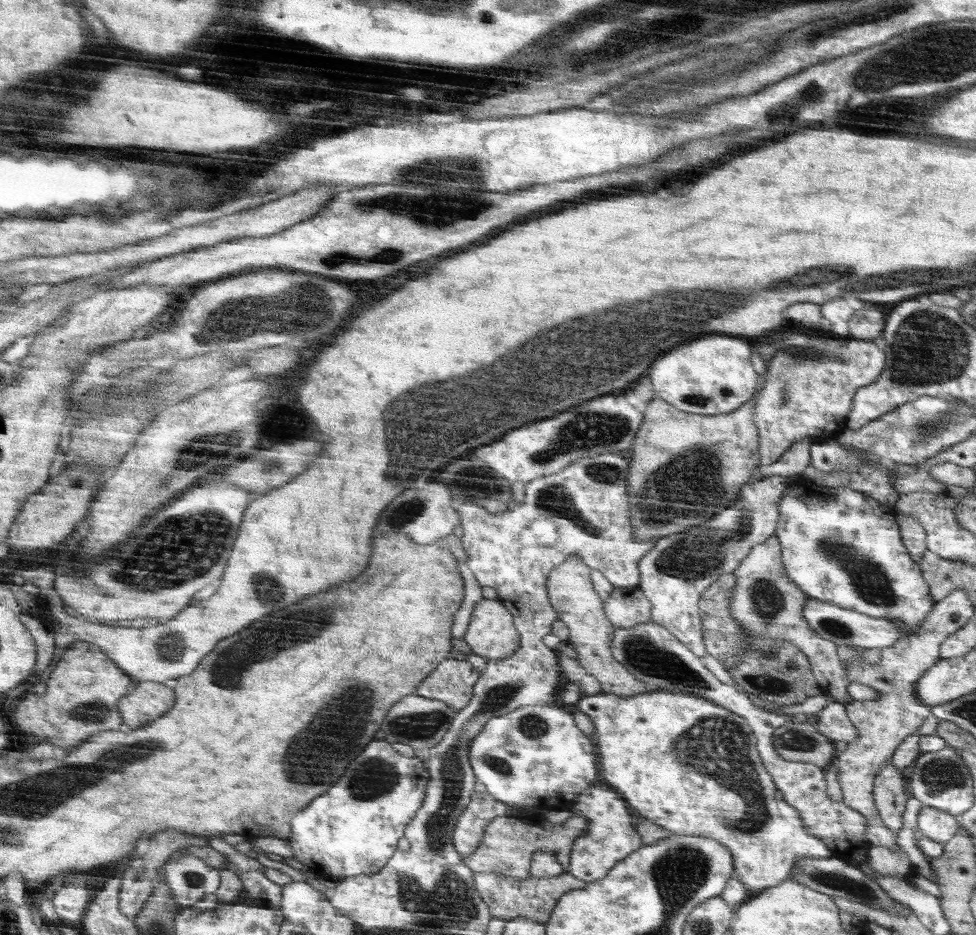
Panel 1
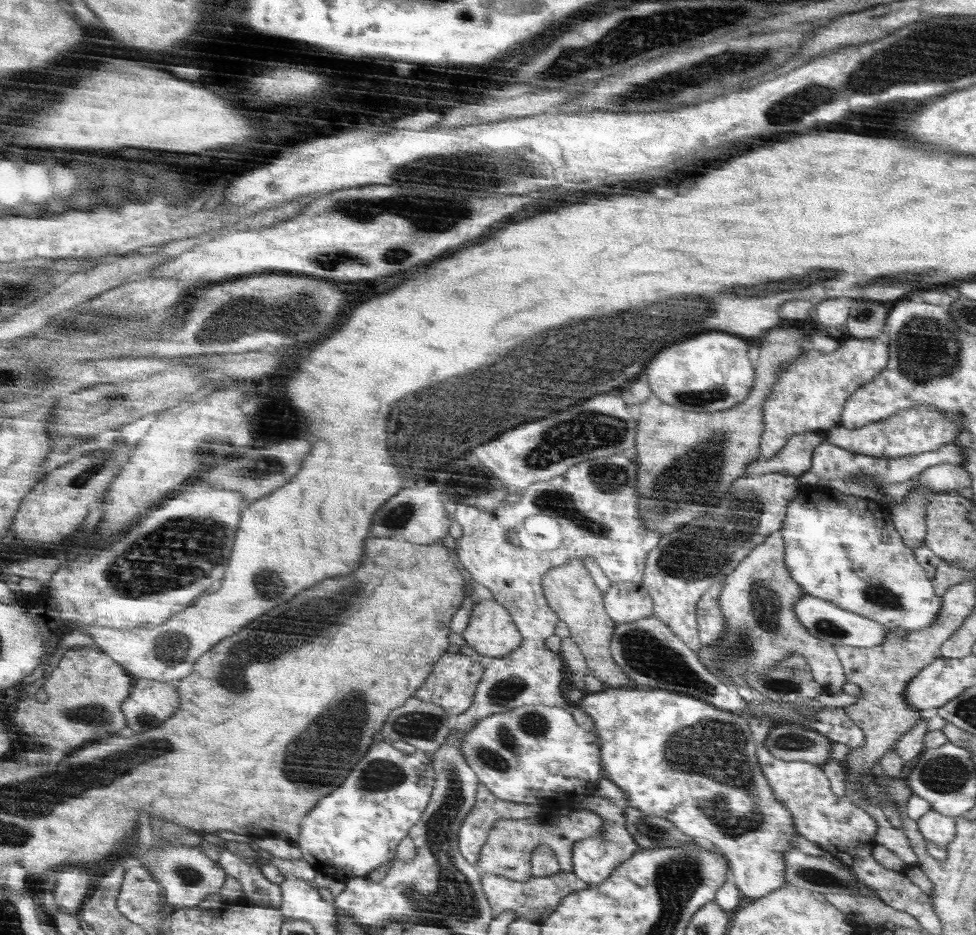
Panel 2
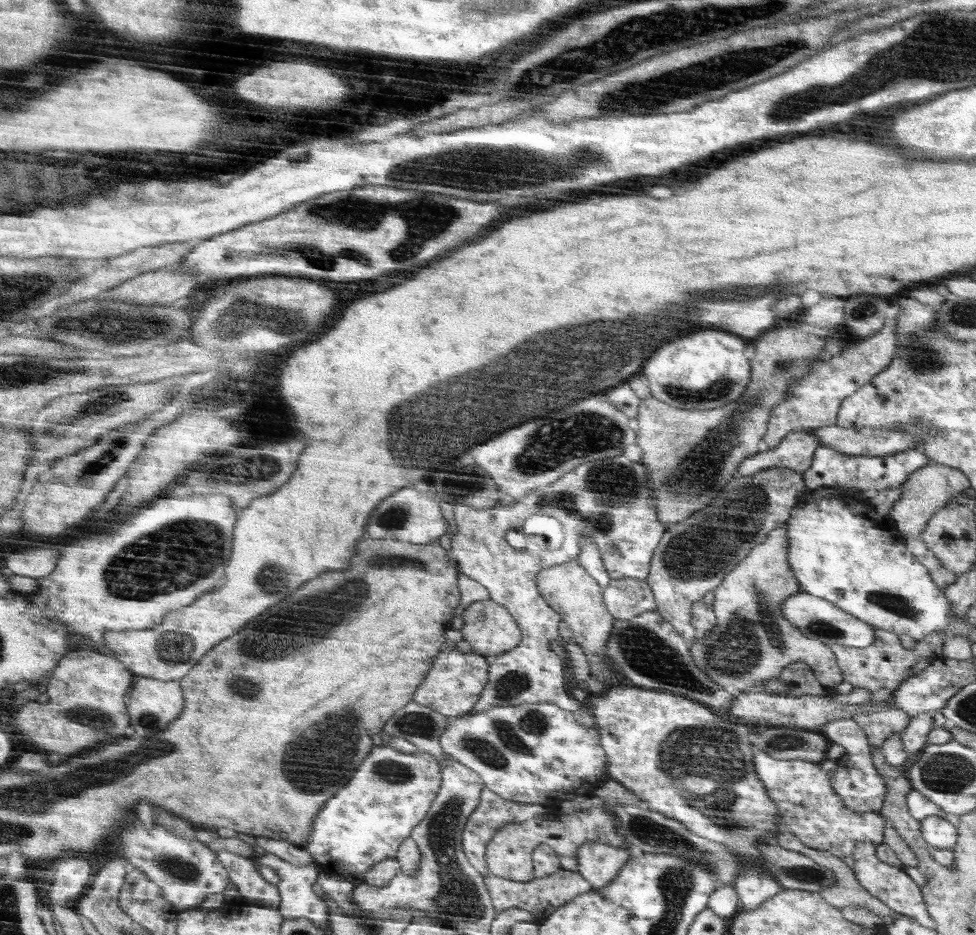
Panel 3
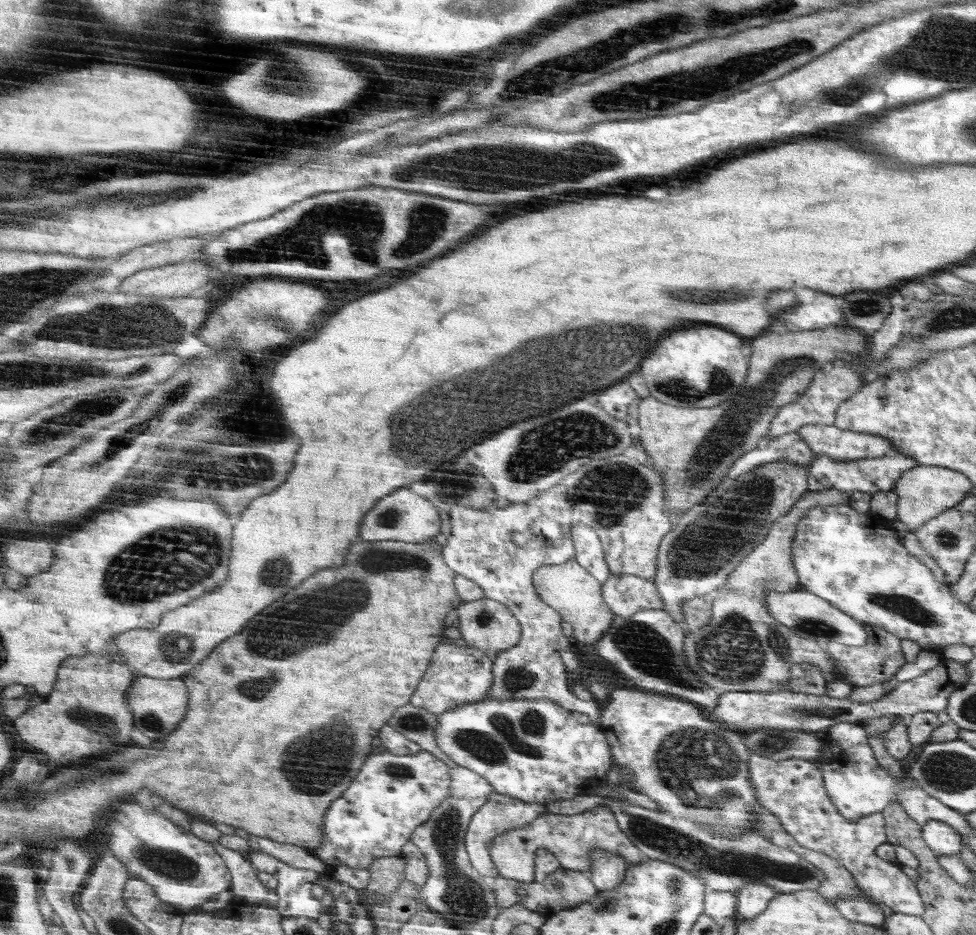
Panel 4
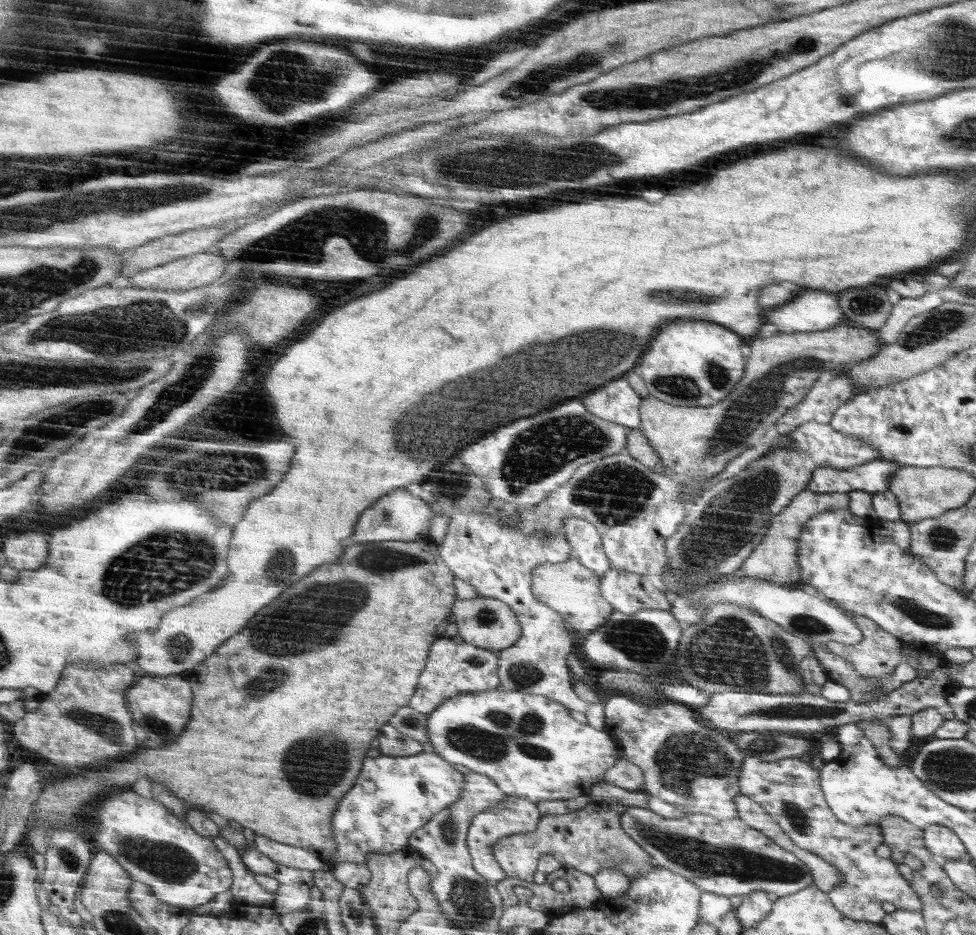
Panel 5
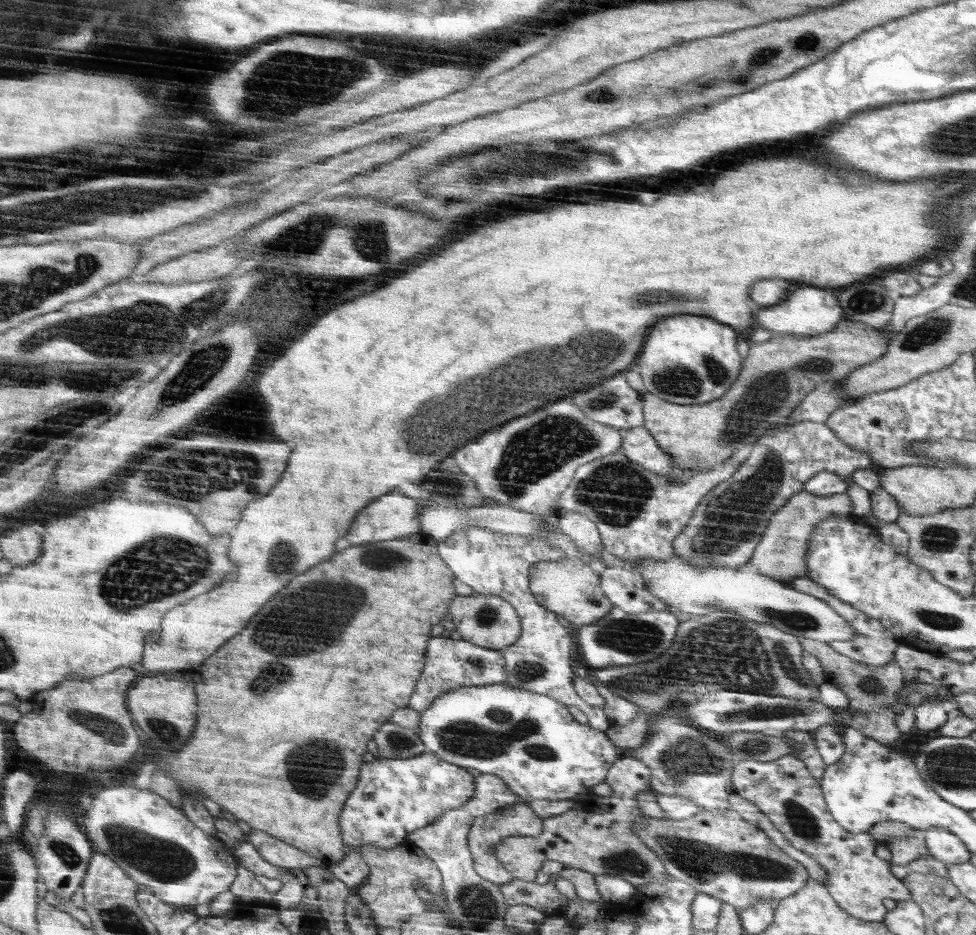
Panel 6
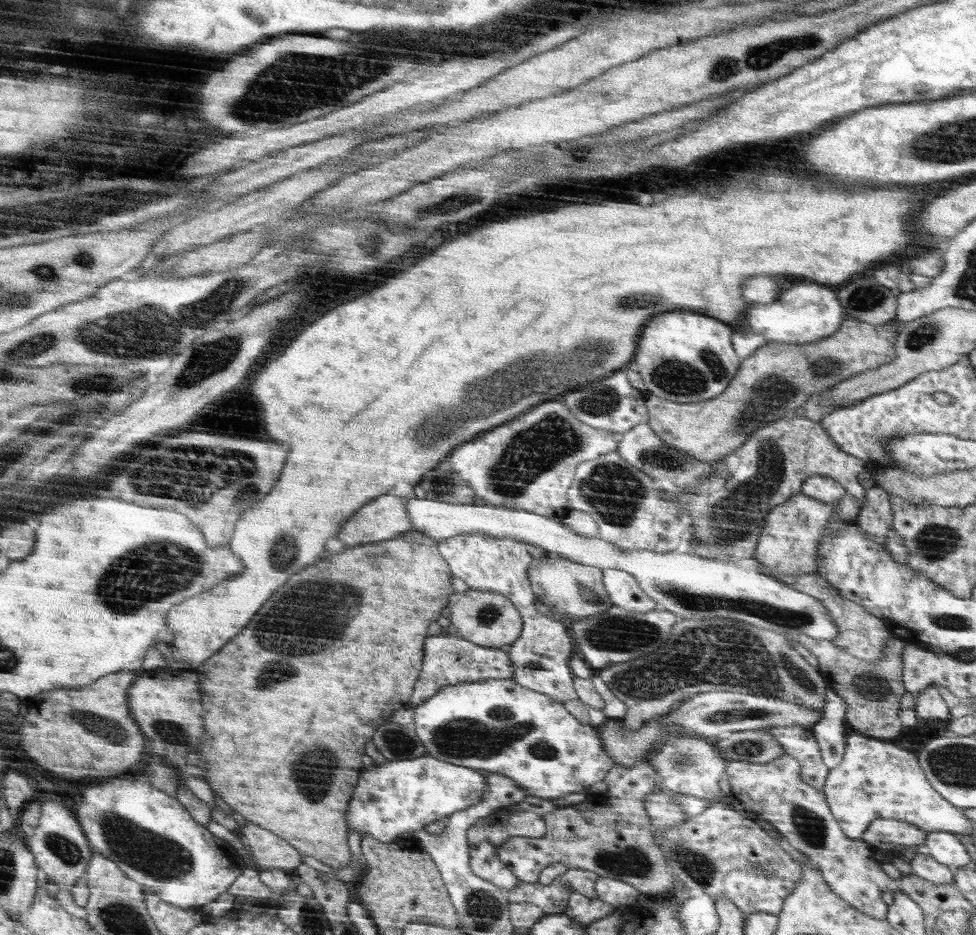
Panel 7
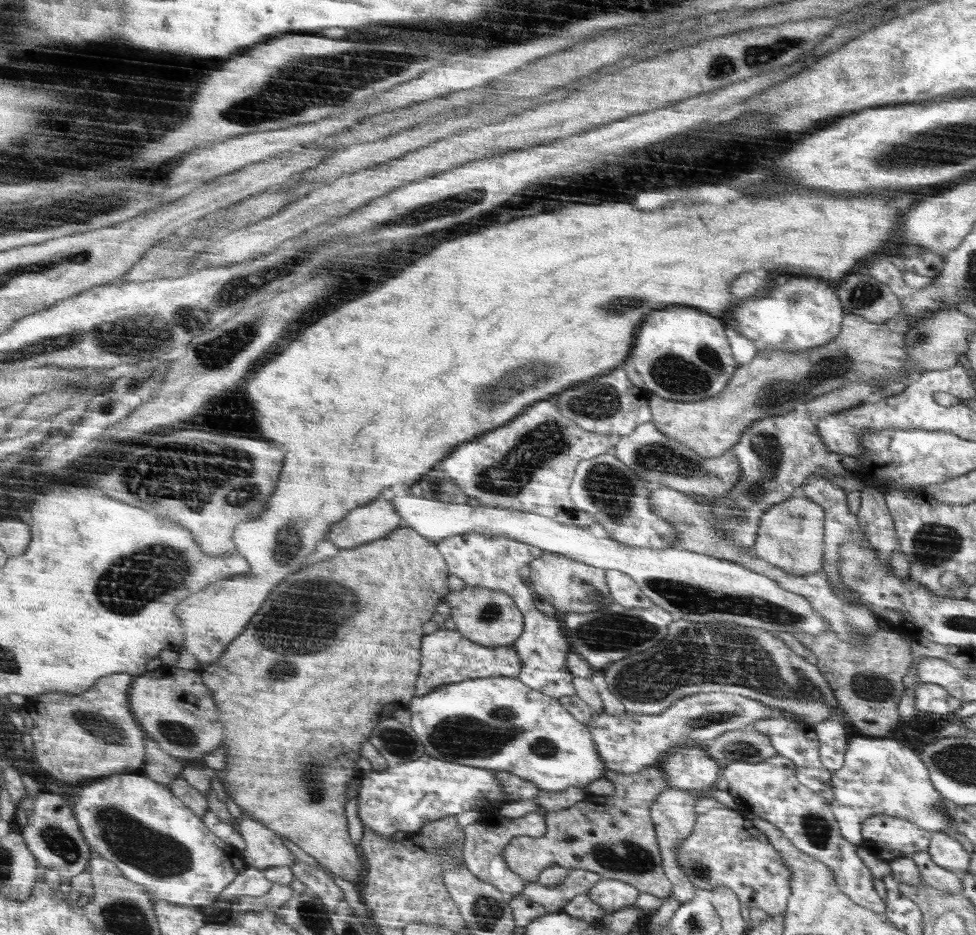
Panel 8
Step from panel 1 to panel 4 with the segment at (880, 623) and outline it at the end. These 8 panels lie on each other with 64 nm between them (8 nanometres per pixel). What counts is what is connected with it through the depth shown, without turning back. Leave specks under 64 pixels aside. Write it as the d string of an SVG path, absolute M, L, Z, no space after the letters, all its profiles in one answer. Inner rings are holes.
M799 588L790 592L774 592L768 590L764 594L764 606L768 607L768 613L776 618L779 623L792 629L794 634L809 642L819 642L821 645L838 644L846 646L864 646L868 633L862 623L849 614L842 612L833 606L830 601L820 598L816 594Z

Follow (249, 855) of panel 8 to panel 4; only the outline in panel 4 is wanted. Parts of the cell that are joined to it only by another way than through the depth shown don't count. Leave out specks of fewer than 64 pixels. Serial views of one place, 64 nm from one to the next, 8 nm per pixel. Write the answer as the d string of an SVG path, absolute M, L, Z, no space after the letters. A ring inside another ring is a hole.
M259 837L258 844L260 853L272 855L293 868L313 870L313 872L319 874L330 871L330 868L320 858L306 848L266 837Z

